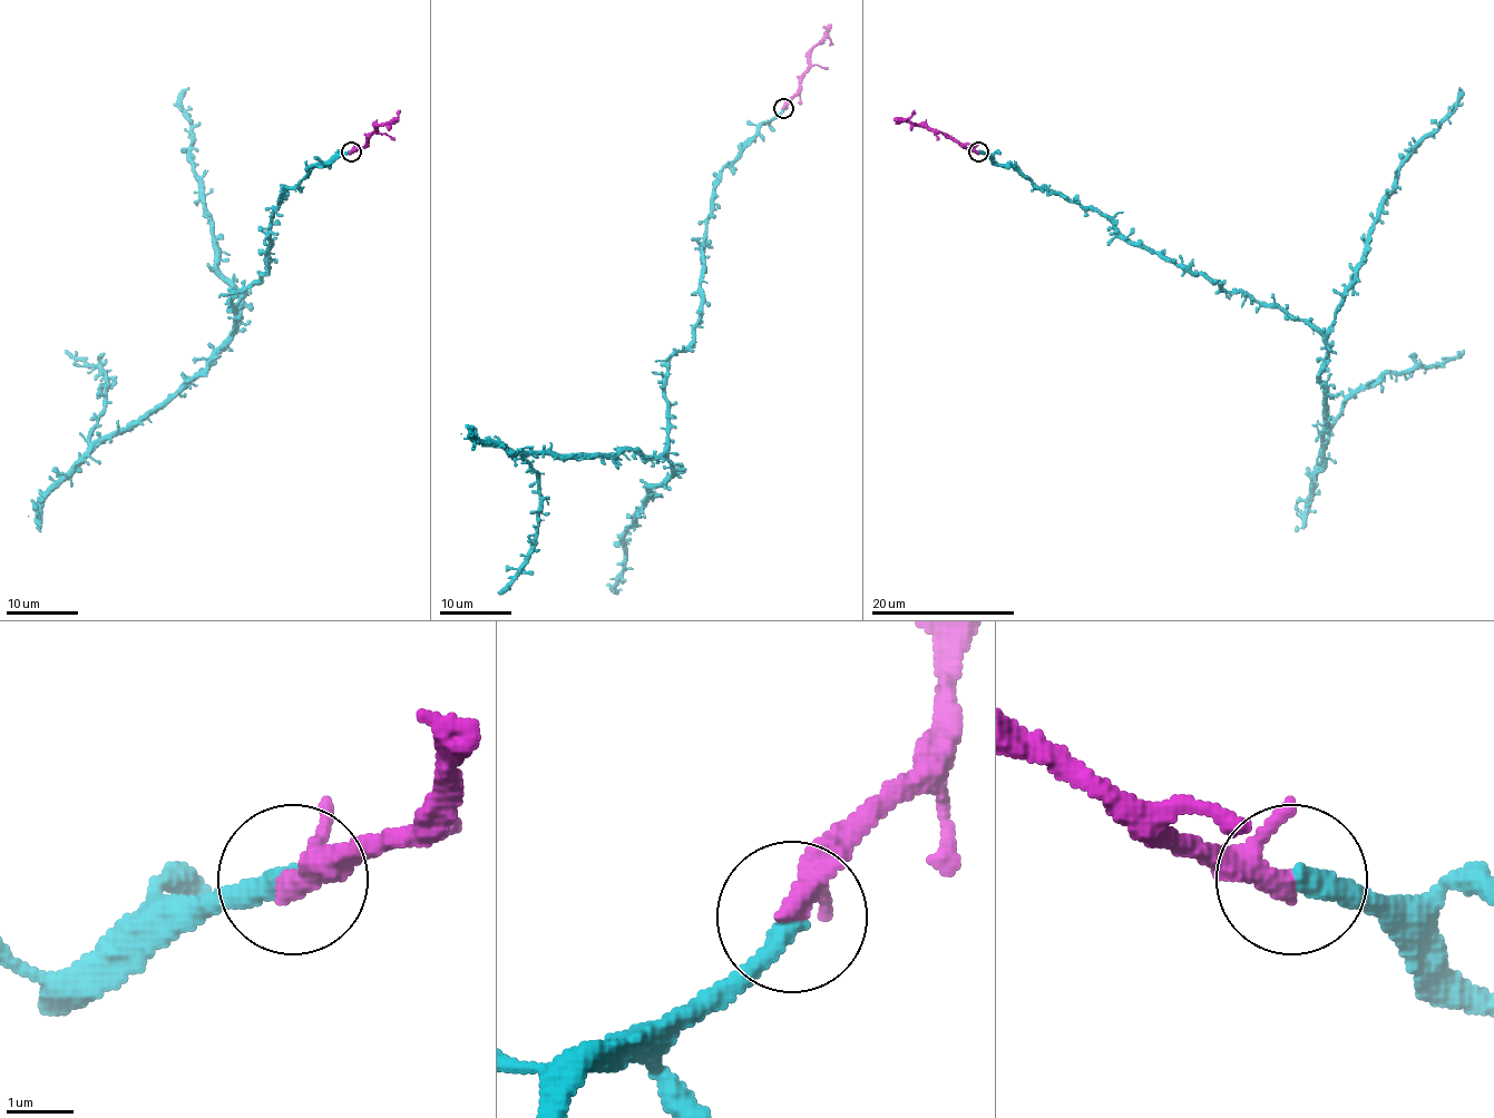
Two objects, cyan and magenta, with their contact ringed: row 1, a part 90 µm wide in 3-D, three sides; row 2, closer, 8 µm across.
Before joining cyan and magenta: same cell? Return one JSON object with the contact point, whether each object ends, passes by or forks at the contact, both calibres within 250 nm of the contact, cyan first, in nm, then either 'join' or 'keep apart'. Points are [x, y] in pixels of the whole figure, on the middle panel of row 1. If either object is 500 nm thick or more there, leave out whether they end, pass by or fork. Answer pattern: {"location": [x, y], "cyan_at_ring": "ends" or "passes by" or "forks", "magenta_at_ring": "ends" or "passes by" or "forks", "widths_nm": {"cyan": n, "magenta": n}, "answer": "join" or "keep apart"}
{"location": [783, 108], "cyan_at_ring": "ends", "magenta_at_ring": "passes by", "widths_nm": {"cyan": 340, "magenta": 280}, "answer": "join"}

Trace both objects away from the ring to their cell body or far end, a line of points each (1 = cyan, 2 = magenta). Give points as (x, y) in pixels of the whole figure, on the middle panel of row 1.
1: (783, 110), (715, 187), (701, 319), (669, 361), (667, 448), (525, 454), (538, 537), (500, 595)
2: (783, 108), (800, 87), (812, 47), (830, 23)

